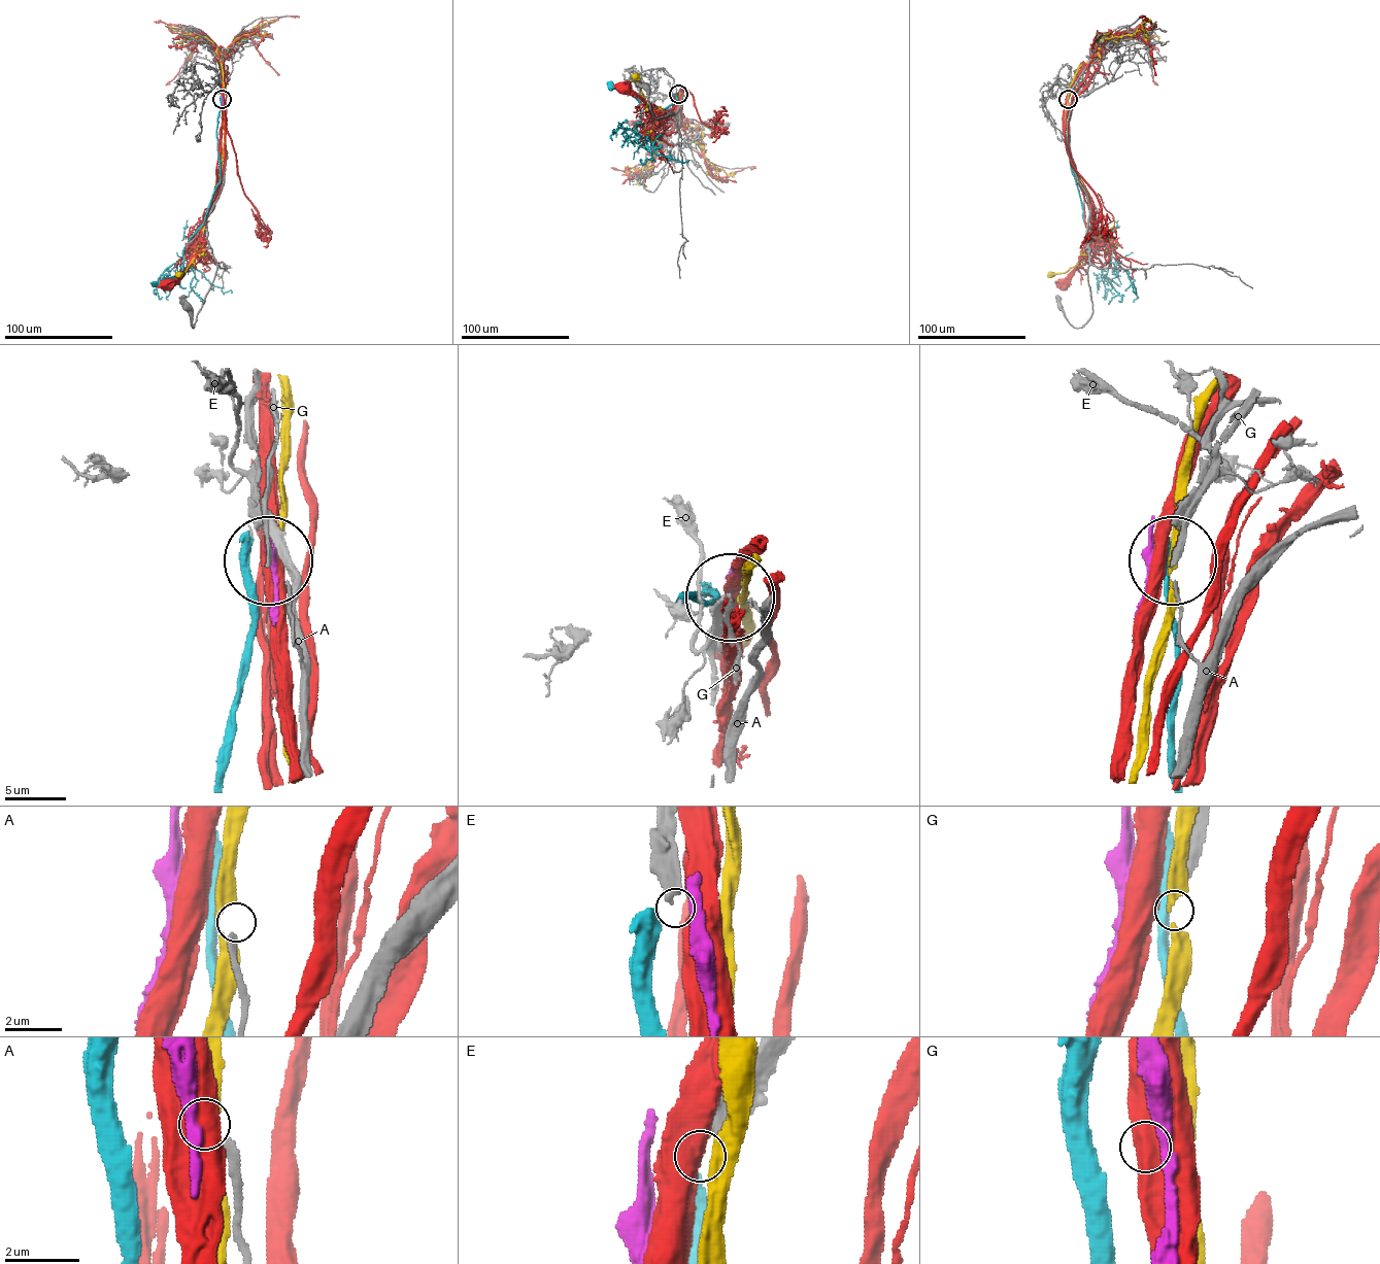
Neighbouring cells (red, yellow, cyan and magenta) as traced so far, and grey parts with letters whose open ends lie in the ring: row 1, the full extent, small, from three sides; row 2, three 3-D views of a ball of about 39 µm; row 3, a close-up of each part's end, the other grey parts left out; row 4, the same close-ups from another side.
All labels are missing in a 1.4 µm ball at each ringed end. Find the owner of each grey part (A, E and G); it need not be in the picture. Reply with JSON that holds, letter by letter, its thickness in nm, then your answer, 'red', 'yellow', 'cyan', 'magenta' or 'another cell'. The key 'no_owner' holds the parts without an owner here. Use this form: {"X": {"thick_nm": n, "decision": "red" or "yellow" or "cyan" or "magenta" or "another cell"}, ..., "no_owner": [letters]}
{"A": {"thick_nm": 240, "decision": "another cell"}, "E": {"thick_nm": 440, "decision": "another cell"}, "G": {"thick_nm": 320, "decision": "another cell"}, "no_owner": ["A", "E", "G"]}

